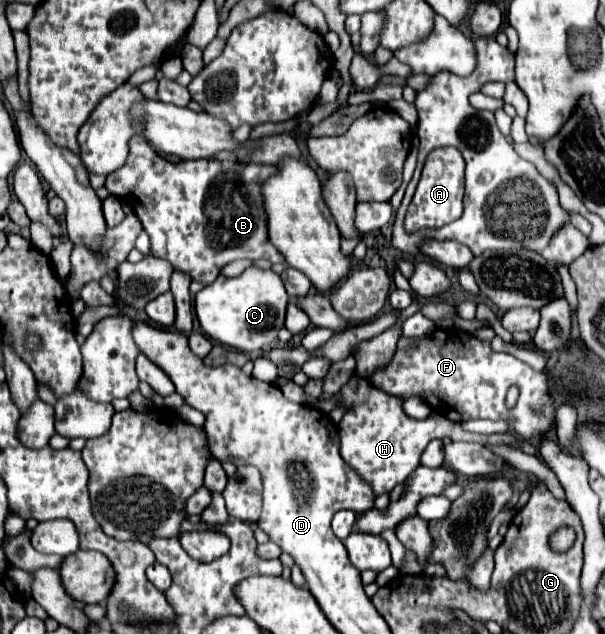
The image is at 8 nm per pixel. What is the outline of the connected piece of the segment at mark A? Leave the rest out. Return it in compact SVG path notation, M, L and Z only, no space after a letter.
M437 148L427 156L421 180L407 210L405 230L415 232L421 228L441 228L463 214L463 166L465 162L457 148Z

